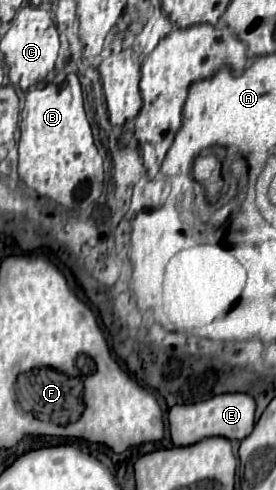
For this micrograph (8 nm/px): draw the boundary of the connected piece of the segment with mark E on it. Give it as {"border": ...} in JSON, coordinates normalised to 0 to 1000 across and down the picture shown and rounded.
{"border":[[[793,804],[714,824],[641,824],[612,833],[612,882],[634,910],[685,910],[757,890],[880,898],[924,869],[924,816],[902,804]]]}

